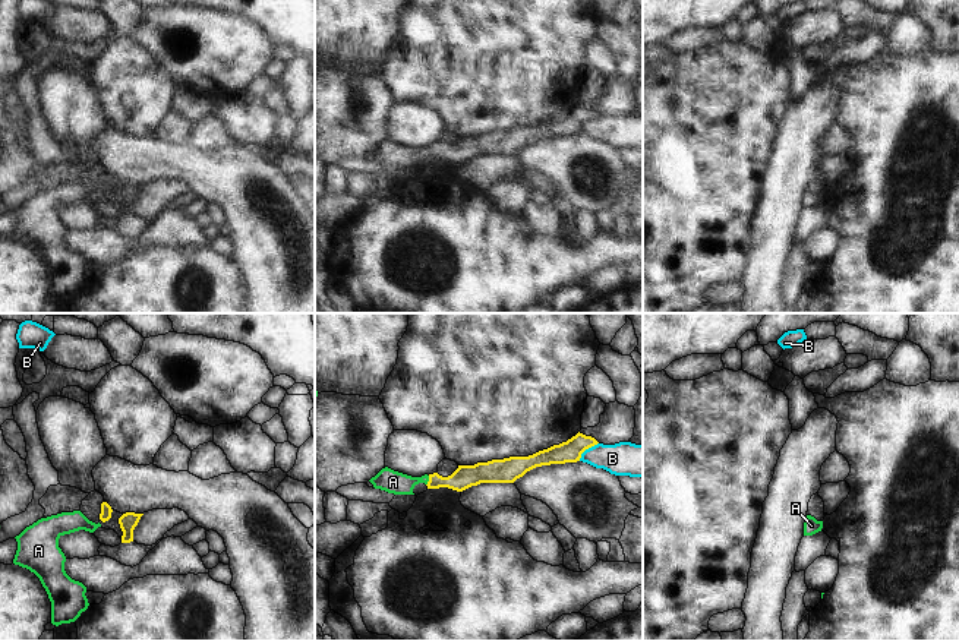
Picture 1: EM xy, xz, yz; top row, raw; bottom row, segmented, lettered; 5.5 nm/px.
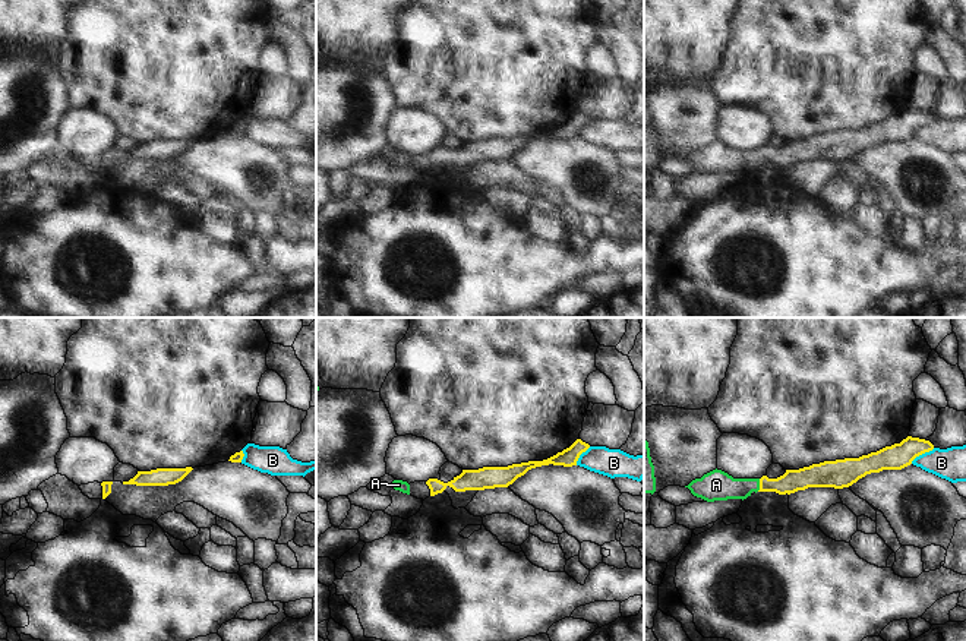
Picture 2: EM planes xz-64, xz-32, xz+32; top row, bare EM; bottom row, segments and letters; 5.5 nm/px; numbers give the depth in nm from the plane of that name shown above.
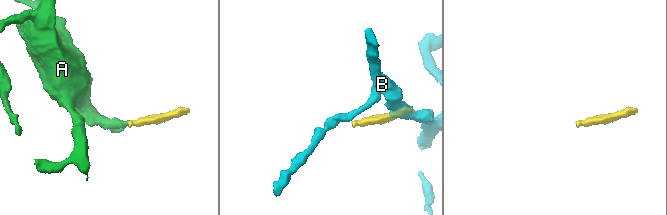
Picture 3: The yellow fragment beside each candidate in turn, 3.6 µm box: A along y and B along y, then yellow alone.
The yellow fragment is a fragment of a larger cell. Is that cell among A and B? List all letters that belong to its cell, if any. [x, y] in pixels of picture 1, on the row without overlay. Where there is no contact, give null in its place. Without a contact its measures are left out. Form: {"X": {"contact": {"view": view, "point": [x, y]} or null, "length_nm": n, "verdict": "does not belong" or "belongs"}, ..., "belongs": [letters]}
{"A": {"contact": {"view": "xz", "point": [429, 152]}, "length_nm": 60, "verdict": "belongs"}, "B": {"contact": {"view": "xz", "point": [586, 120]}, "length_nm": 150, "verdict": "does not belong"}, "belongs": ["A"]}

